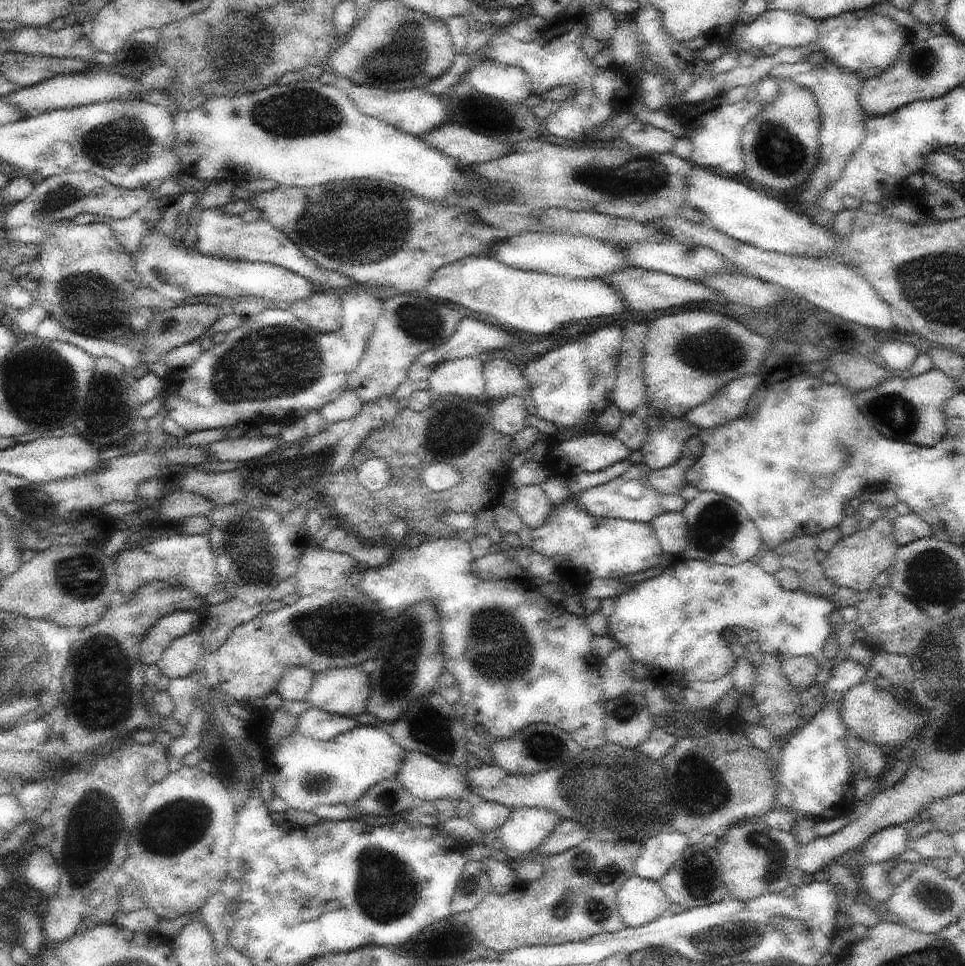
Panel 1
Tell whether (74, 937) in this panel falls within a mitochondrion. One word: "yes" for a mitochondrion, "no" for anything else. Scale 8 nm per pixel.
no

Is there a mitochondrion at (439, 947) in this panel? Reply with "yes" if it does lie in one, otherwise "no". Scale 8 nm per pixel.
no

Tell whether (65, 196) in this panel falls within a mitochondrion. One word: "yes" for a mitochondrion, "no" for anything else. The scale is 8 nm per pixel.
yes

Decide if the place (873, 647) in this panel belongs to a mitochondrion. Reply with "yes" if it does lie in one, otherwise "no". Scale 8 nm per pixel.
no

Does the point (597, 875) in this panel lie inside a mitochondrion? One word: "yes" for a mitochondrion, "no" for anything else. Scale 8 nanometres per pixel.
yes

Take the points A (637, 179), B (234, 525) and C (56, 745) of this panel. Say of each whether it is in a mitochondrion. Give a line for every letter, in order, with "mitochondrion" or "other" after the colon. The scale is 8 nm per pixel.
A: mitochondrion
B: mitochondrion
C: other

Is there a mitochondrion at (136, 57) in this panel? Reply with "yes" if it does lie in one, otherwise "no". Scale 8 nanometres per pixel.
no

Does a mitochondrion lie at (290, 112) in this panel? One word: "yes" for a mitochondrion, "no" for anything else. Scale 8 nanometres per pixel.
yes

